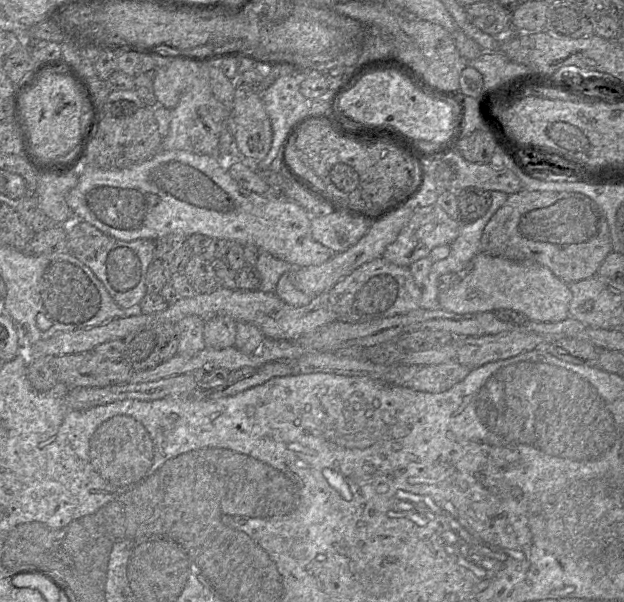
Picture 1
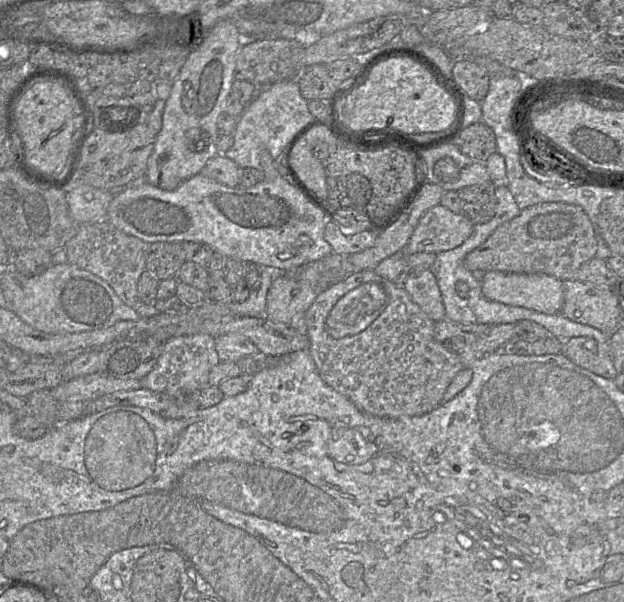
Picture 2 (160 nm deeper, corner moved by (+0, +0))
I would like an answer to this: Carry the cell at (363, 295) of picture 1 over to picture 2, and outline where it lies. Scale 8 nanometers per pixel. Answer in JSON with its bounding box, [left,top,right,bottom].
[305,269,465,417]

